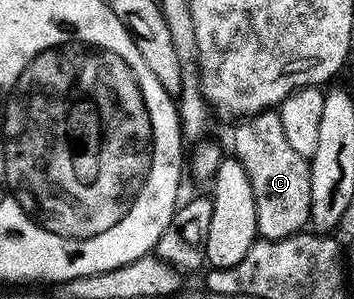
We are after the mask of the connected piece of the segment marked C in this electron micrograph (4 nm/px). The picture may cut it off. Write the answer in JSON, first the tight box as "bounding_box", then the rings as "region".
{"bounding_box":[233,109,312,240],"region":[[[271,109],[241,120],[234,128],[233,158],[244,165],[256,201],[256,225],[263,240],[292,237],[310,221],[312,177],[308,159],[292,149],[284,135],[277,110]]]}

